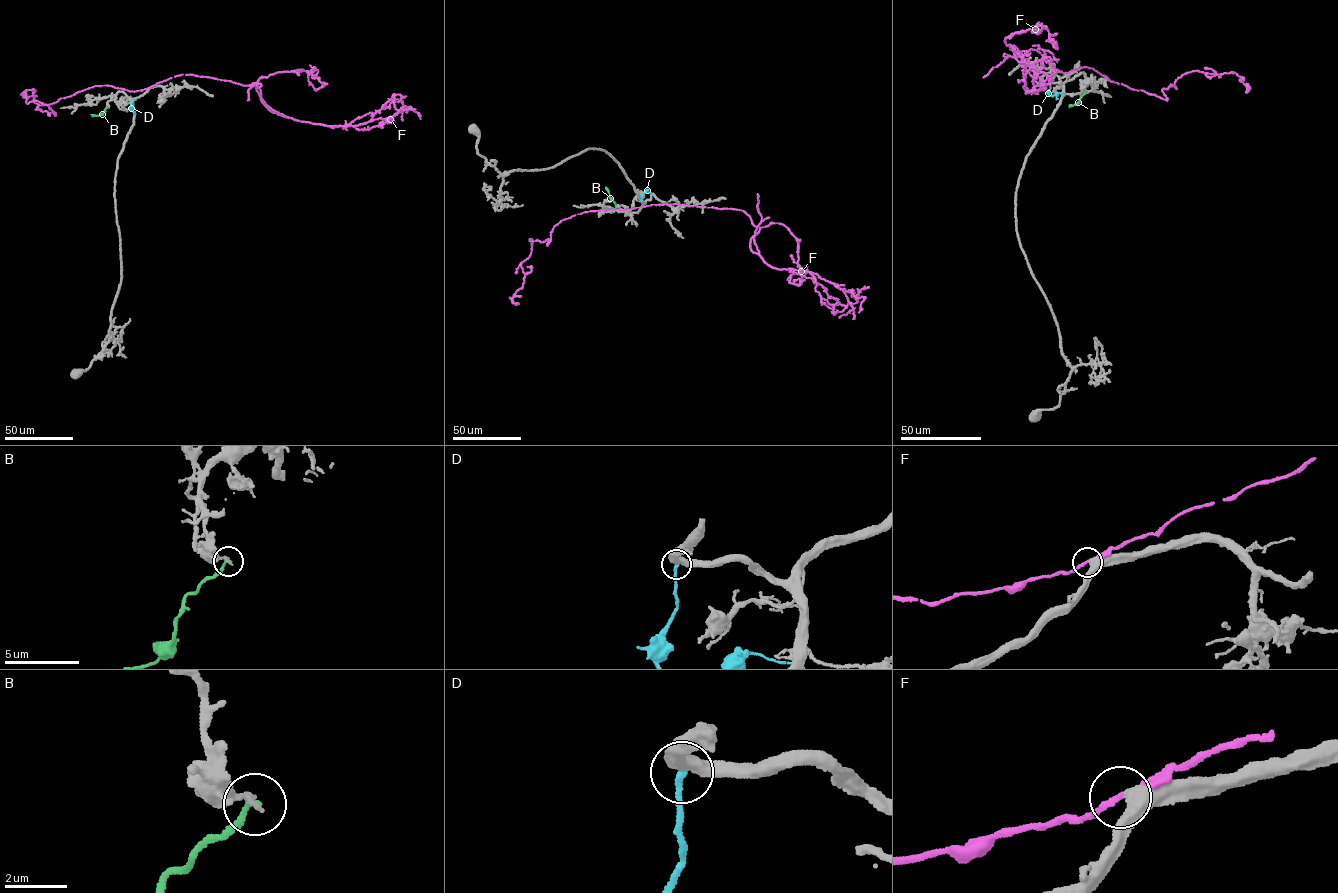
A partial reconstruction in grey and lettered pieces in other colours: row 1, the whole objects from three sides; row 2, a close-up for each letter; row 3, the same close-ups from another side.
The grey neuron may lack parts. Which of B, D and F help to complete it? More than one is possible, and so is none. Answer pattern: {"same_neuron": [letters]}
{"same_neuron": []}

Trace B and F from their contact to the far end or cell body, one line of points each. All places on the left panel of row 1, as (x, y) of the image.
B: (107, 107), (99, 115), (91, 114)
F: (148, 88), (193, 74), (243, 85), (255, 83), (268, 109), (299, 121), (356, 126), (414, 109), (420, 119)

